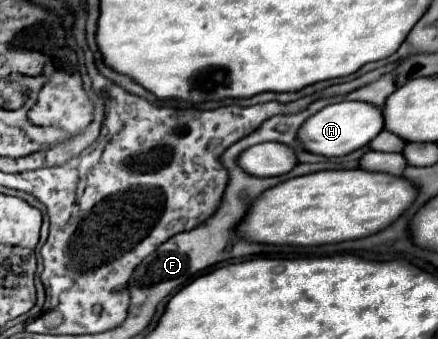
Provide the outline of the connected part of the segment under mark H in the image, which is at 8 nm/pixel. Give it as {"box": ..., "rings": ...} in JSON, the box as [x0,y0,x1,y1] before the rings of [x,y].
{"box":[298,102,384,156],"rings":[[[336,102],[326,108],[322,108],[318,114],[308,118],[306,124],[298,130],[298,138],[304,144],[306,150],[314,154],[324,154],[324,156],[344,156],[350,154],[368,142],[372,142],[384,128],[384,114],[382,108],[370,102]]]}

